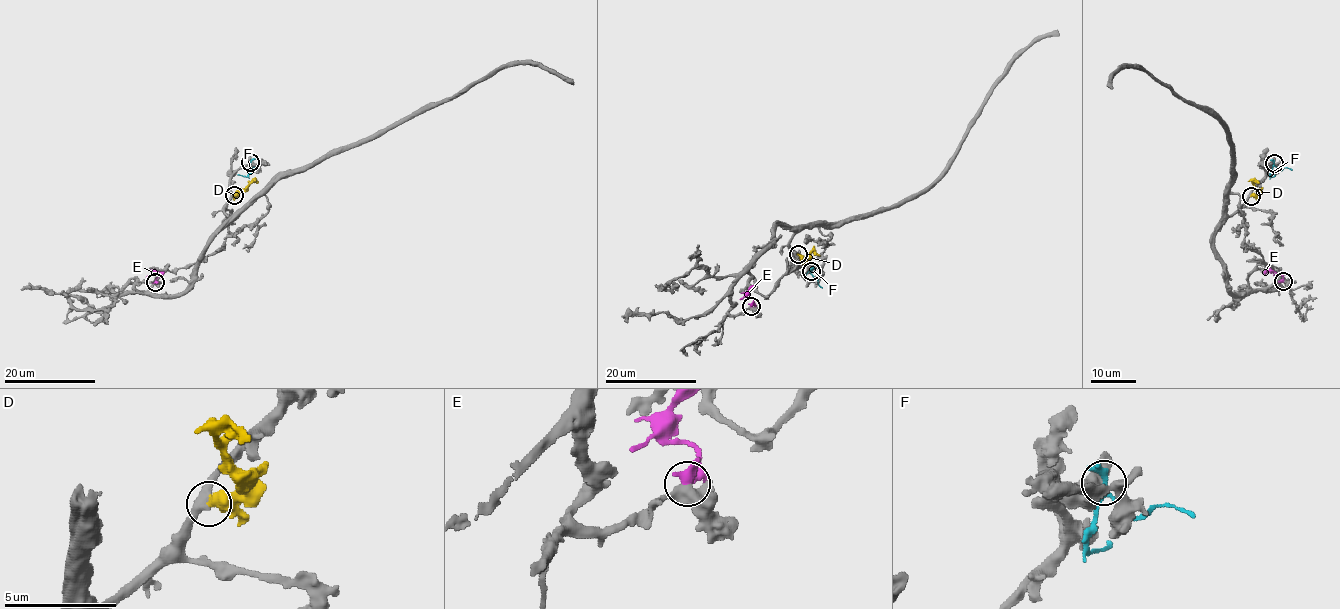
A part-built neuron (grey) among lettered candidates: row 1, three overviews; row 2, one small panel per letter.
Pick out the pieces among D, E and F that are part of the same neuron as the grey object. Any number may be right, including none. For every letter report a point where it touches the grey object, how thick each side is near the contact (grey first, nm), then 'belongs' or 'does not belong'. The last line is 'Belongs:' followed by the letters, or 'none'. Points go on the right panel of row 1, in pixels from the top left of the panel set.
D: (1251, 196) | 340/500 nm | belongs
E: (1283, 281) | 440/550 nm | does not belong
F: (1274, 163) | 420/200 nm | does not belong
Belongs: D

